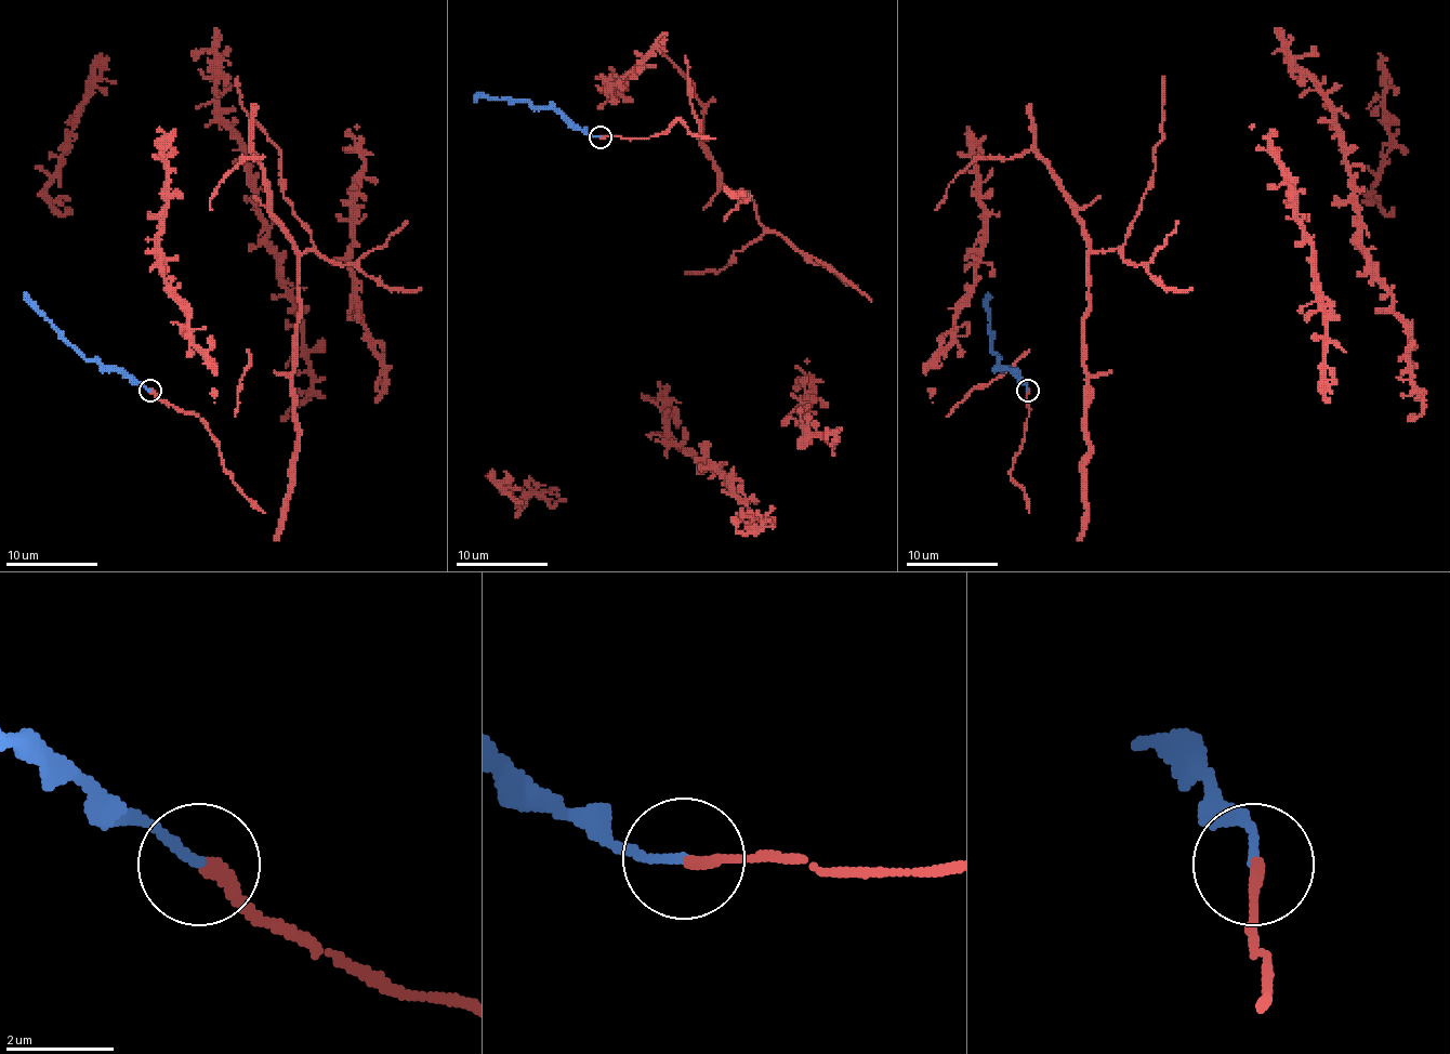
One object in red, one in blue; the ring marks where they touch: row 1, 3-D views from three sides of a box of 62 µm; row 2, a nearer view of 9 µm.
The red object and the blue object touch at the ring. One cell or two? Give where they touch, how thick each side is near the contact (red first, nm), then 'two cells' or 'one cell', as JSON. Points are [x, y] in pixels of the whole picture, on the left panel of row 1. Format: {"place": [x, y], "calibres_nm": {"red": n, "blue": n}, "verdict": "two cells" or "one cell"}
{"place": [149, 391], "calibres_nm": {"red": 240, "blue": 160}, "verdict": "two cells"}

